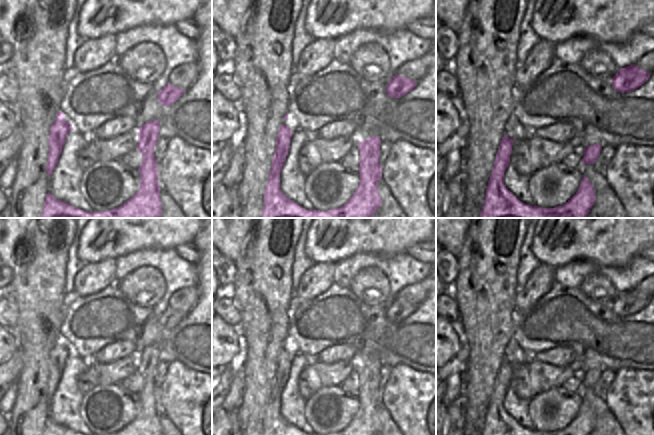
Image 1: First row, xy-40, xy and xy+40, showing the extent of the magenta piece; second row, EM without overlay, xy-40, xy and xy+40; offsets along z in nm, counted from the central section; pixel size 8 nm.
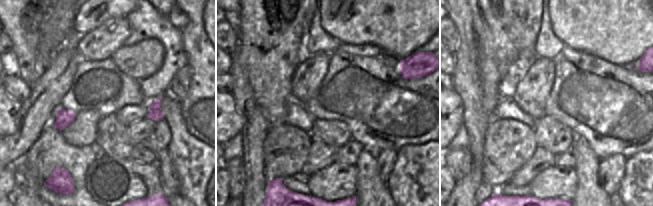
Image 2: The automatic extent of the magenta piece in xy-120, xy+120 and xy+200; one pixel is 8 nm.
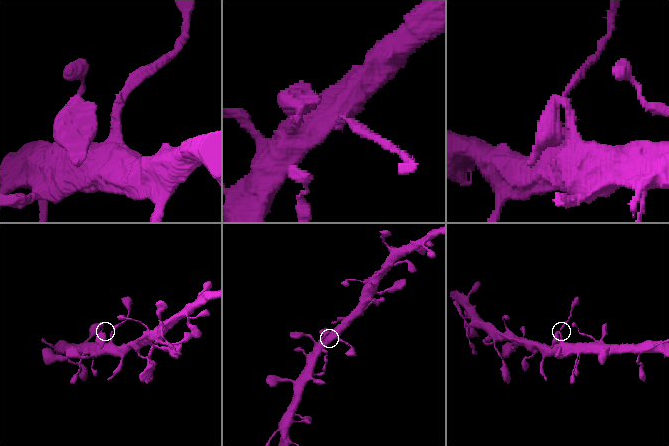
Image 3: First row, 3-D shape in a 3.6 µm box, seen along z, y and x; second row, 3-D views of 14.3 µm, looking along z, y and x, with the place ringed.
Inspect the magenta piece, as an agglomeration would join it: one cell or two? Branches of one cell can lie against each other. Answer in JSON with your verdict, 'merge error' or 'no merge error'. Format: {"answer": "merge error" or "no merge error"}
{"answer": "no merge error"}

